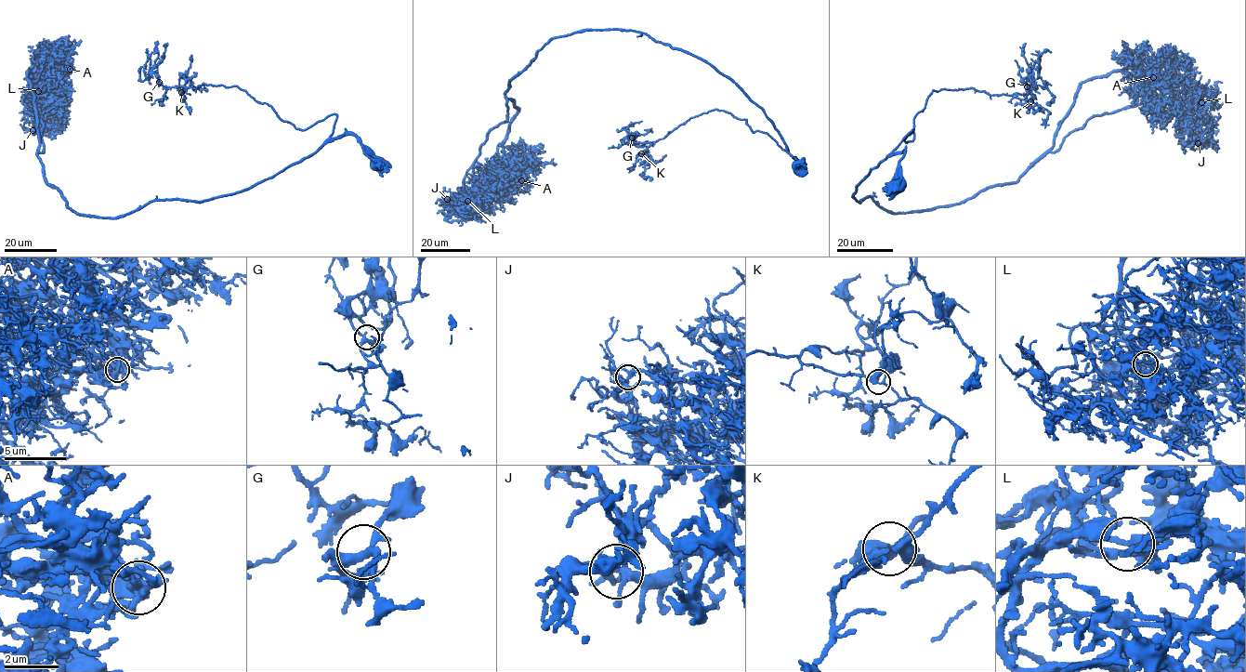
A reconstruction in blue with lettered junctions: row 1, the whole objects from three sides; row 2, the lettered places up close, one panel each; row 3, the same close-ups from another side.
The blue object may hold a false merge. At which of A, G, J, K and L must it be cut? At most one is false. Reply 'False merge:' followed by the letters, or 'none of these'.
False merge: none of these

